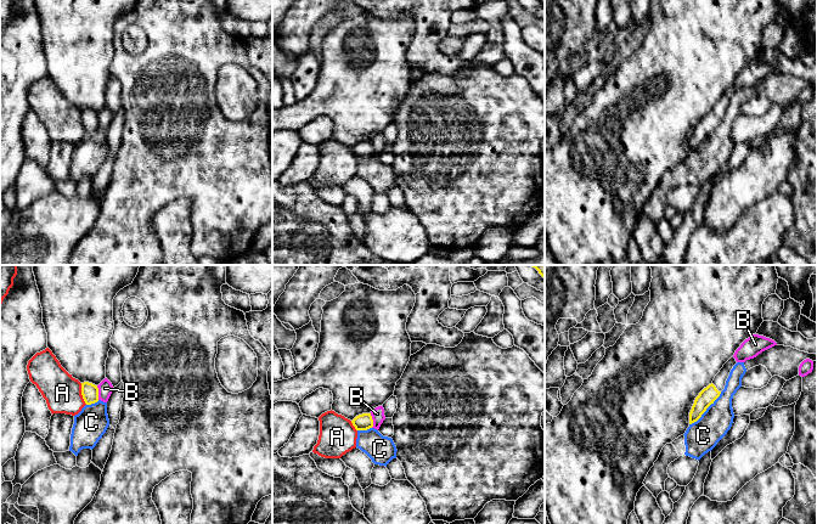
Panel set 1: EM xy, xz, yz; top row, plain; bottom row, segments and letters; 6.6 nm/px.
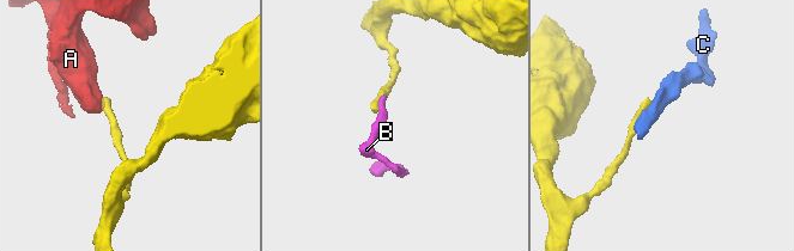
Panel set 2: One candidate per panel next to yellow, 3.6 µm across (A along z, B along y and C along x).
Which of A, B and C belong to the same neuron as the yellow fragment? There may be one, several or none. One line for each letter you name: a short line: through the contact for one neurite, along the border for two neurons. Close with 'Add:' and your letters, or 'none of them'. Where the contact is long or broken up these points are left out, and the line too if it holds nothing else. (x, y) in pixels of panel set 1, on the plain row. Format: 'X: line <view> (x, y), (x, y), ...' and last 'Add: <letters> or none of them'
Add: none of them

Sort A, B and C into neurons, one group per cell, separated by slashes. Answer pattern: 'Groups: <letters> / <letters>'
Groups: A / B / C

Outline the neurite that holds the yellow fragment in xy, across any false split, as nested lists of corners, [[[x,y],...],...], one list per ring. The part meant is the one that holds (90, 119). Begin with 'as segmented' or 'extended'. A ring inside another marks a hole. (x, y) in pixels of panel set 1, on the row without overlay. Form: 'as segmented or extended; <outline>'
as segmented; [[[89,109],[81,111],[81,123],[86,133],[97,130],[98,129],[97,113]]]

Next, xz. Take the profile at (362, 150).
as segmented; [[[371,141],[359,142],[351,148],[351,151],[356,158],[367,158],[373,154]]]

